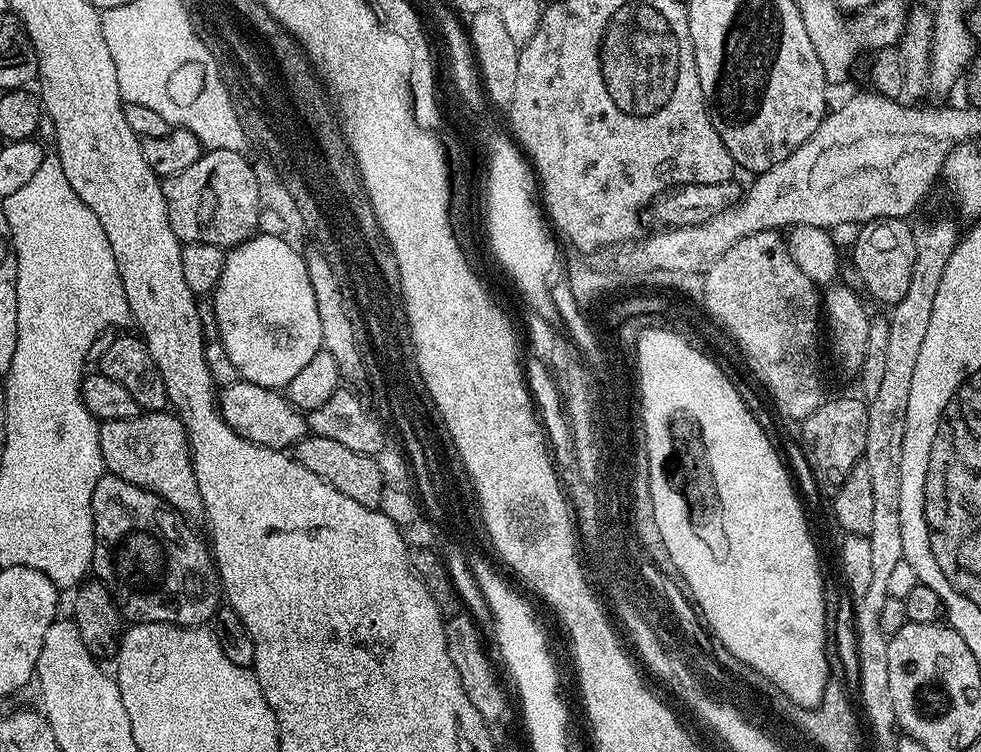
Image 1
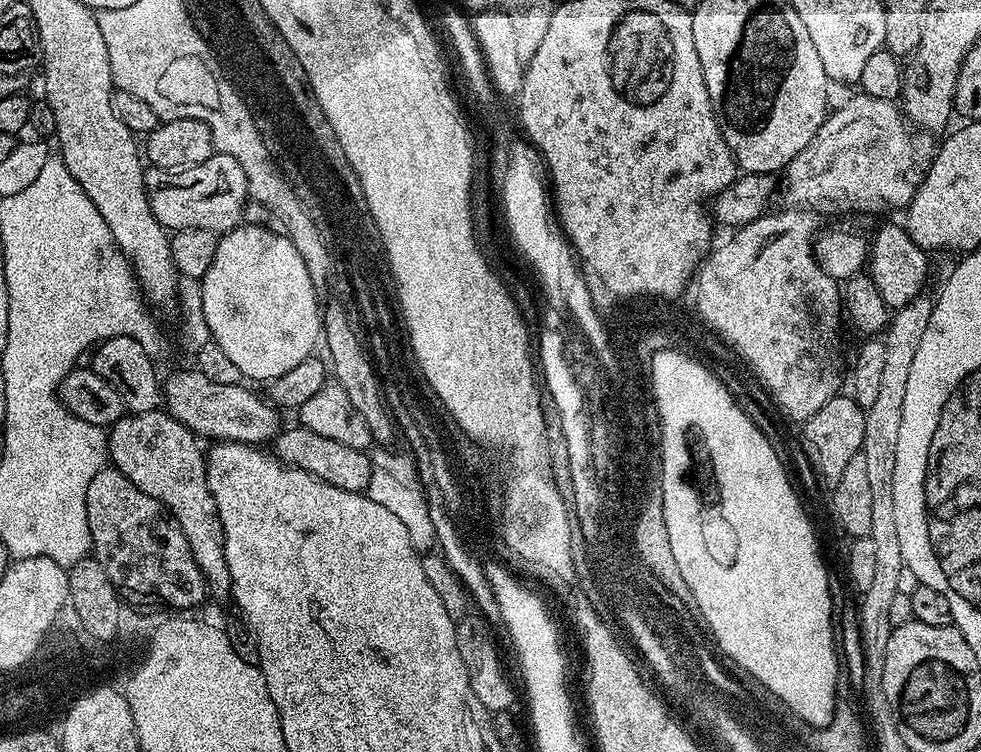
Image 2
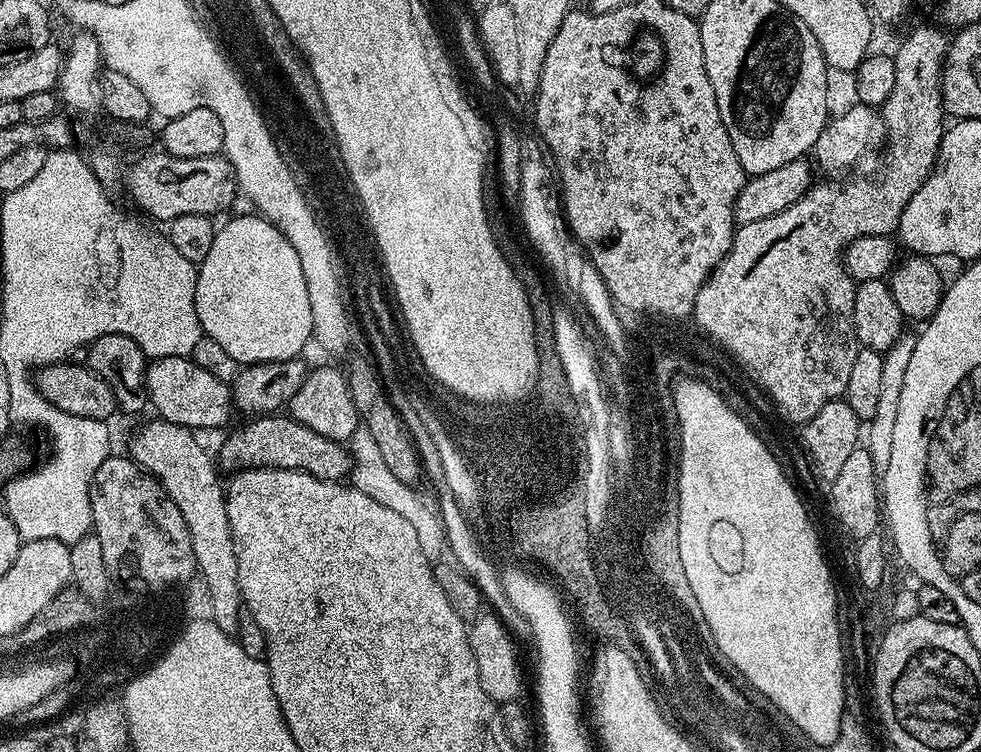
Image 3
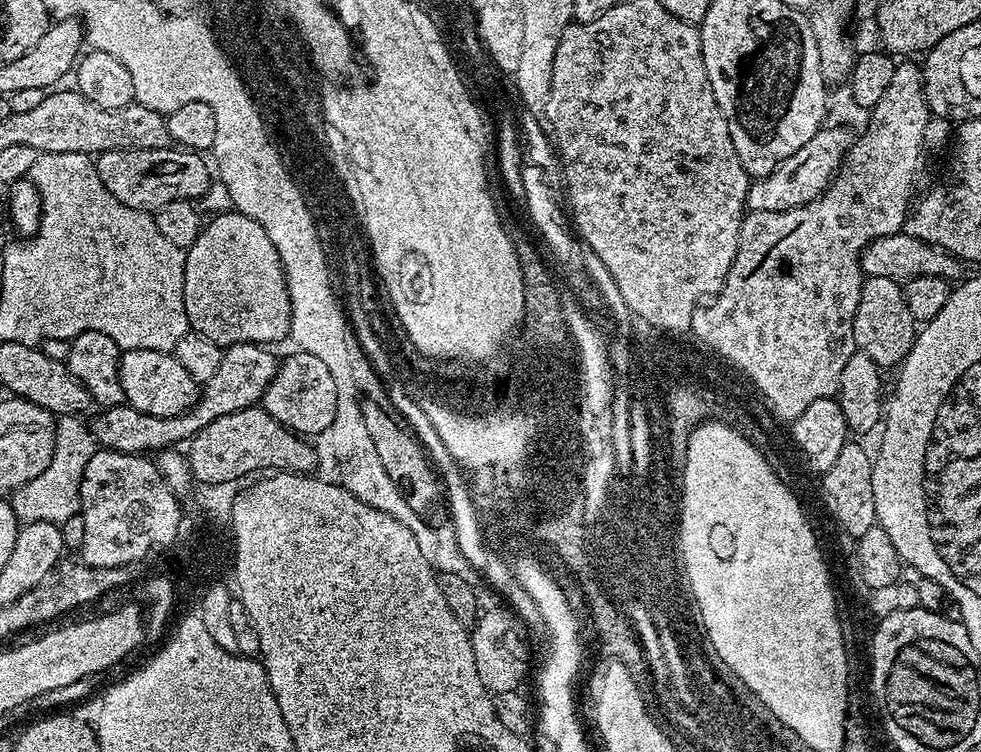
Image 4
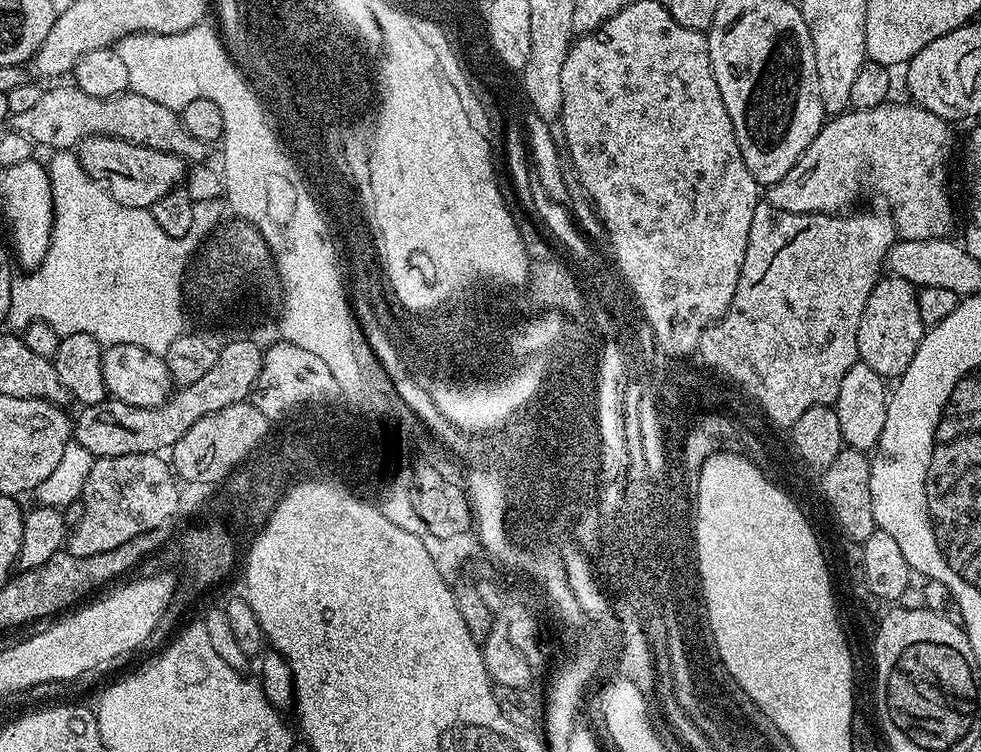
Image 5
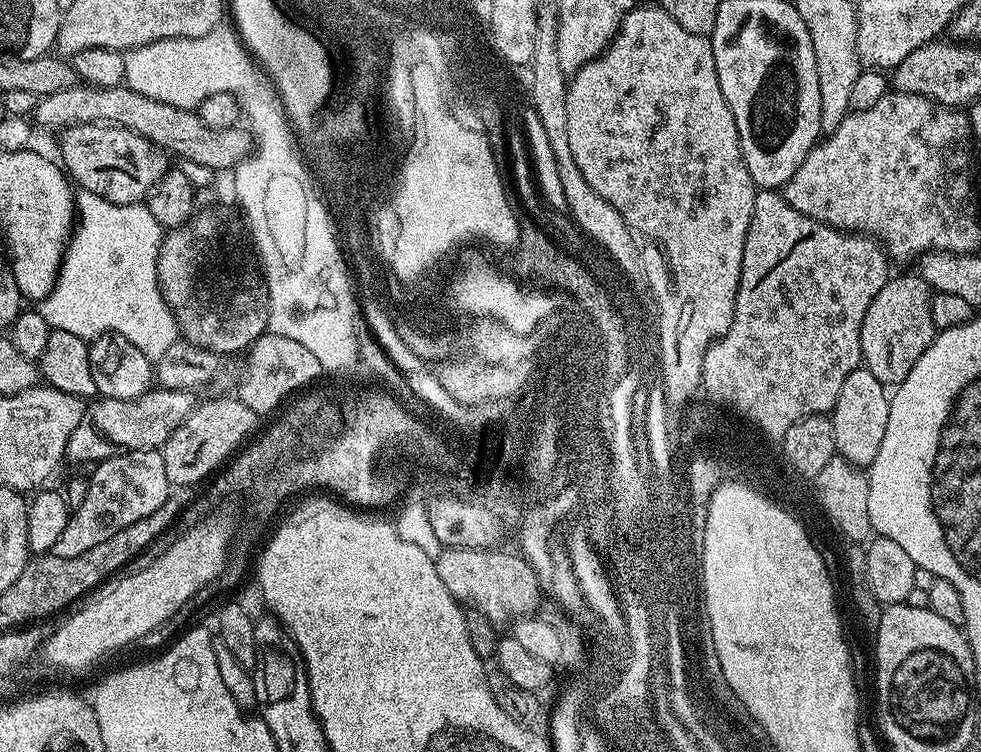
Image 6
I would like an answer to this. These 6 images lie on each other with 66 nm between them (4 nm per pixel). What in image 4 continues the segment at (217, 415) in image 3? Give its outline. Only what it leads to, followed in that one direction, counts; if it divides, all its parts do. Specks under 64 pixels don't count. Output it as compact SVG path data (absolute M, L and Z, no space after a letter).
M130 349L120 361L120 381L127 407L161 418L191 412L202 395L201 385L172 352Z

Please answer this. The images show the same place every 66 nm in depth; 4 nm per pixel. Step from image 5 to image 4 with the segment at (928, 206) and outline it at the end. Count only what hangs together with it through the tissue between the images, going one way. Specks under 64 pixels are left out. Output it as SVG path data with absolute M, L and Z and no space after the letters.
M825 126L820 129L798 154L790 154L769 176L753 179L748 185L748 212L785 212L806 206L818 199L836 179L845 163L850 147L850 135L844 128Z

